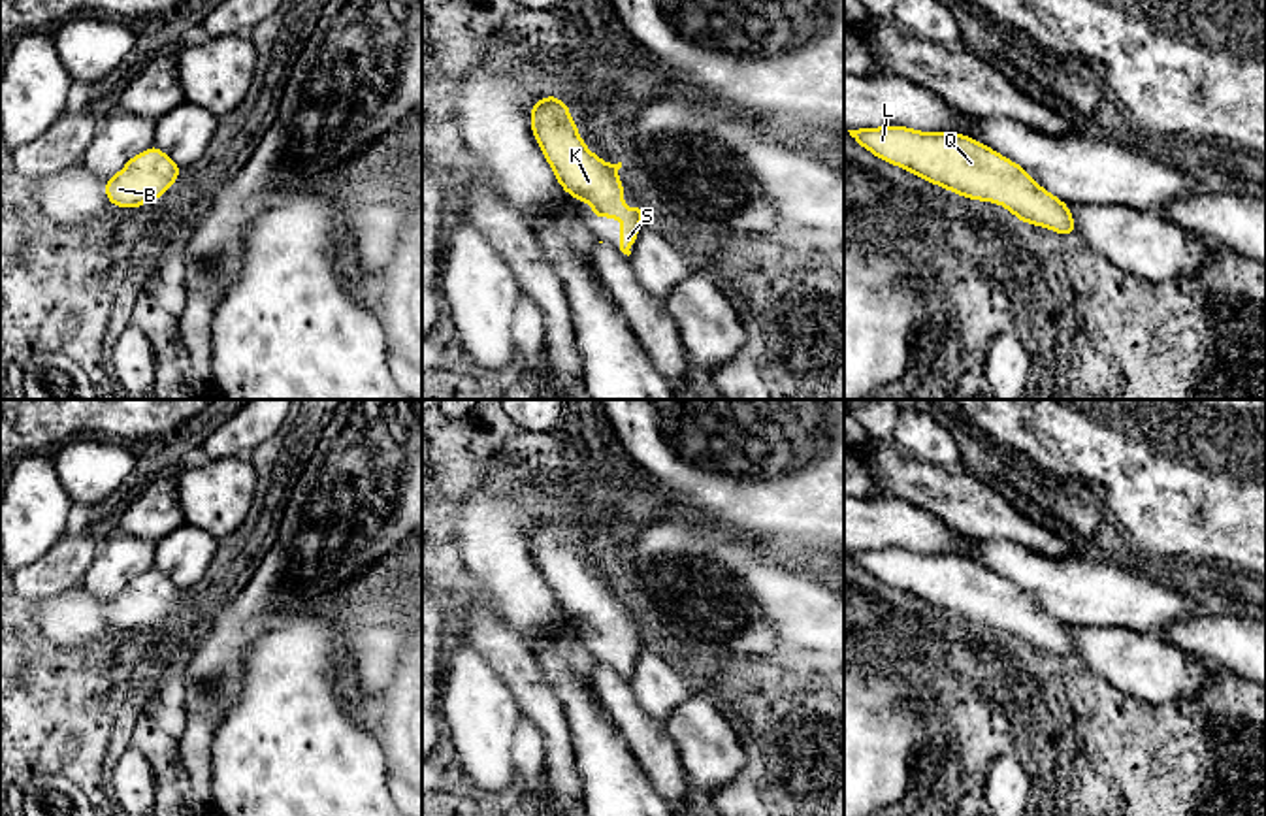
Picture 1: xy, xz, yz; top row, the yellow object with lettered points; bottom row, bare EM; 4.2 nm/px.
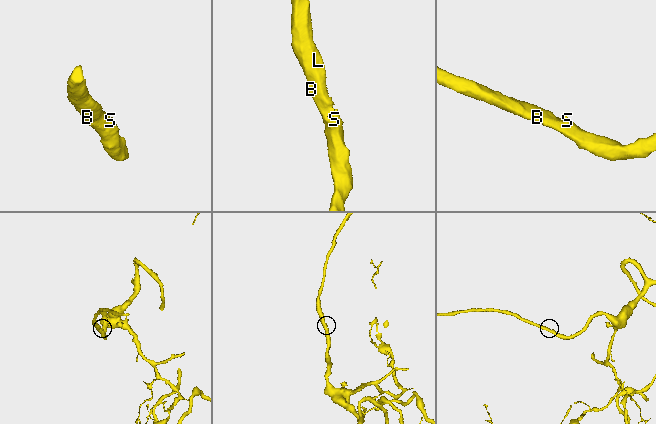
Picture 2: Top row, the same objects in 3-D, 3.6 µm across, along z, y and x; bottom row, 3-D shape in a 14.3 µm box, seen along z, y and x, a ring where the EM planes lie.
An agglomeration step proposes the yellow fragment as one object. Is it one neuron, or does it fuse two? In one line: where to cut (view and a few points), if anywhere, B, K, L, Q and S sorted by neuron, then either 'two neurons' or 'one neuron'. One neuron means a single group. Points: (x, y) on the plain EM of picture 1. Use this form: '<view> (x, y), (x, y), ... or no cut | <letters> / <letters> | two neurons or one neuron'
no cut | B K L Q S | one neuron

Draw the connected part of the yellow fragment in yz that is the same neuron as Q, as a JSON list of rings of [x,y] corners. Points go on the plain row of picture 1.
[[[906,548],[848,552],[874,579],[968,622],[993,624],[1057,656],[1074,658],[1070,629],[1042,611],[1027,592],[991,569],[955,554]]]

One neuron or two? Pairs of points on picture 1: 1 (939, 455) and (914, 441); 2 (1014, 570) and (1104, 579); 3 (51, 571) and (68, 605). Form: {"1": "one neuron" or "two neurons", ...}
{"1": "one neuron", "2": "one neuron", "3": "two neurons"}

